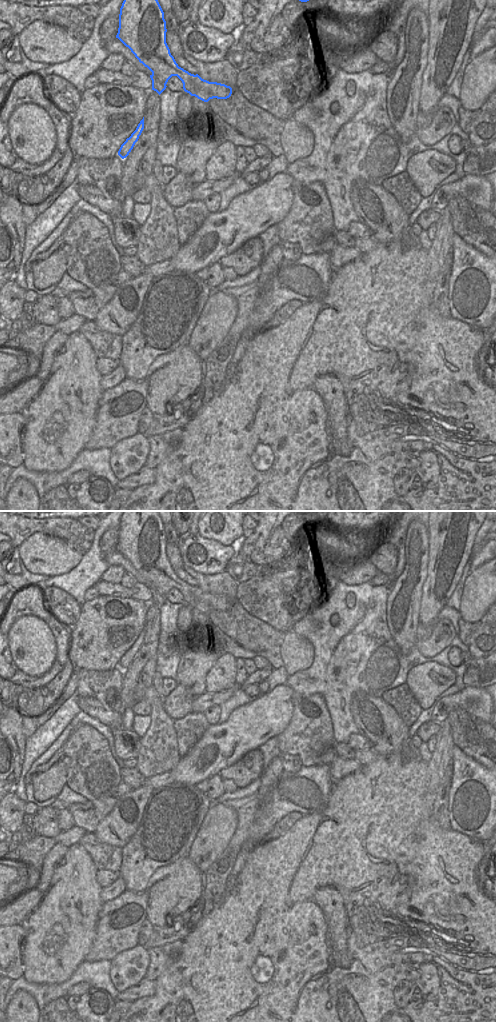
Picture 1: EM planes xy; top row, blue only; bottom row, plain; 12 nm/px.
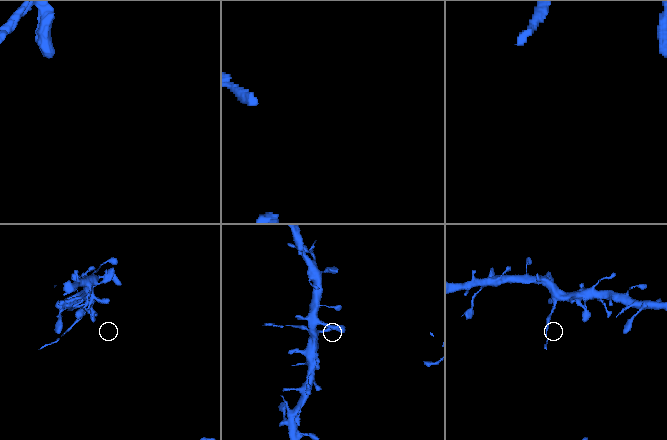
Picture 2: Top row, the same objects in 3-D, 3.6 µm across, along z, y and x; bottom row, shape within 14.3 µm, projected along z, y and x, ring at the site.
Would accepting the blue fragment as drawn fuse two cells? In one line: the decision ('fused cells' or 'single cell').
fused cells

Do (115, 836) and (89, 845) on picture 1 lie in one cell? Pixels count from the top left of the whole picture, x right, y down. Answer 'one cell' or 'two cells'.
two cells

